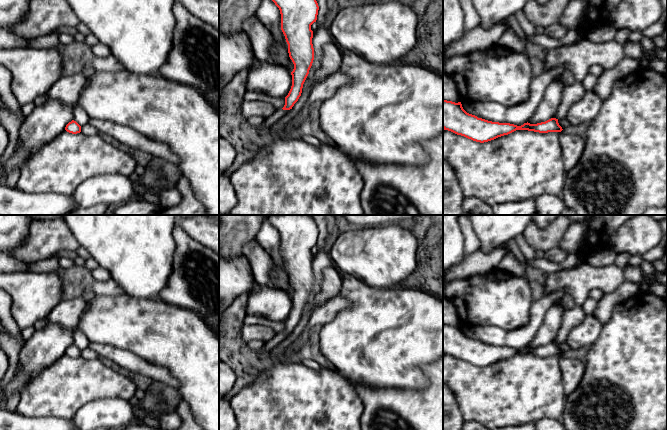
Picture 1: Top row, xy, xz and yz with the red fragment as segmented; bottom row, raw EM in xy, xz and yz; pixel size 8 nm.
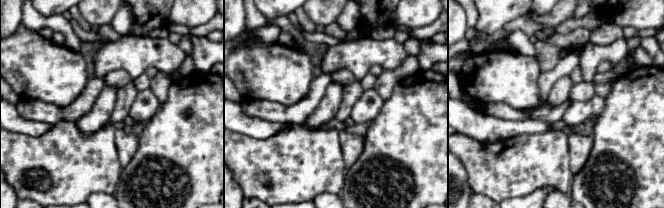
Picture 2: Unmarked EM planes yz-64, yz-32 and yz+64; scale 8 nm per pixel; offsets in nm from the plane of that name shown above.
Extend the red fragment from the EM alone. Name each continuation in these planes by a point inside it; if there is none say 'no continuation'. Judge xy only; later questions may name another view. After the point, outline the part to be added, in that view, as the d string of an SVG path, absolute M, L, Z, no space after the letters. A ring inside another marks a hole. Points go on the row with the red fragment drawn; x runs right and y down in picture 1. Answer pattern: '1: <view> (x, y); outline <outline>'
no continuation

